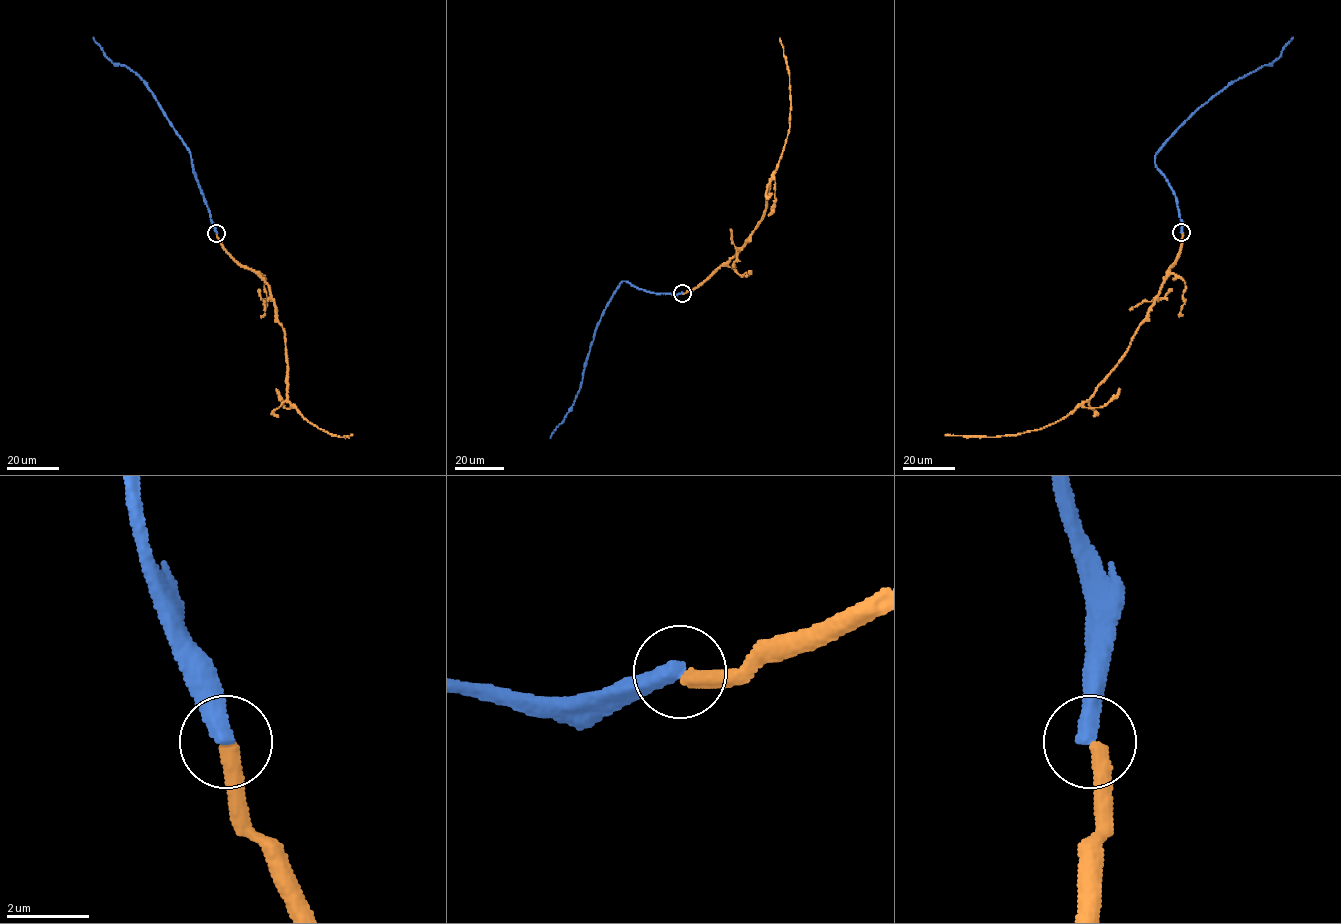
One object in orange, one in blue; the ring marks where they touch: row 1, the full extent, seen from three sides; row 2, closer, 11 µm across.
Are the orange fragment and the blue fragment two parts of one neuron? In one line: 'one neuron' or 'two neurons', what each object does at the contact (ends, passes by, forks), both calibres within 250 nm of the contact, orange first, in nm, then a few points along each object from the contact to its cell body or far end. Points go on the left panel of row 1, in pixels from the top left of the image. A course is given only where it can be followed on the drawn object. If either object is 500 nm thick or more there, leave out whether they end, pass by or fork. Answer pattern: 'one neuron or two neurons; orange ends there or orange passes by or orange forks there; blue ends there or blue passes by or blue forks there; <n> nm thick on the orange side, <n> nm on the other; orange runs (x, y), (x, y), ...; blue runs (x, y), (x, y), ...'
two neurons; orange ends there; blue ends there; 380 nm thick on the orange side, 440 nm on the other; orange runs (217, 232), (228, 254), (268, 286), (284, 332), (288, 399), (310, 423), (332, 435), (352, 433); blue runs (216, 232), (187, 148), (146, 84), (135, 72), (111, 61), (93, 37)

